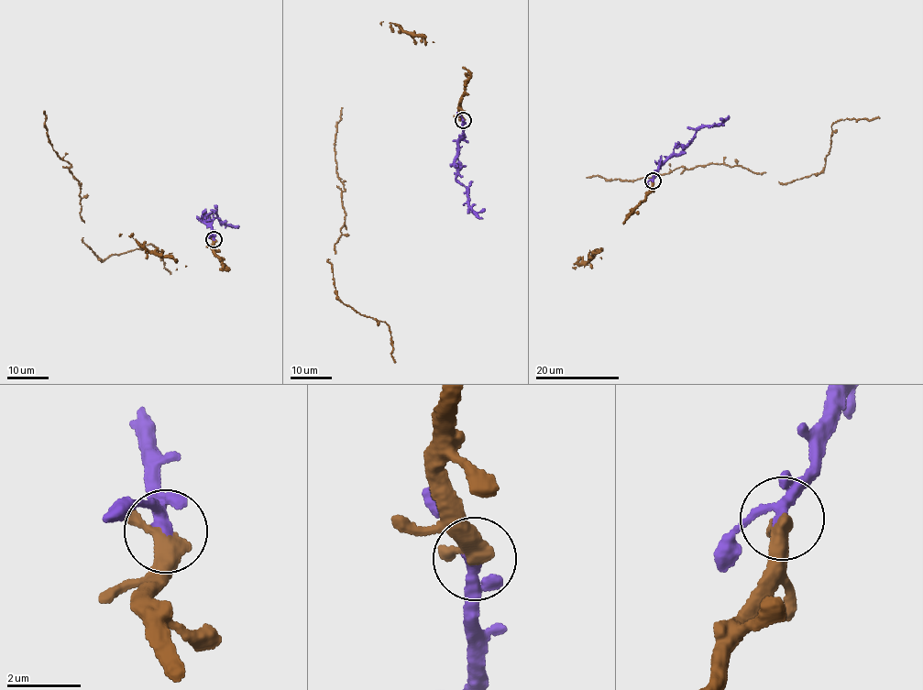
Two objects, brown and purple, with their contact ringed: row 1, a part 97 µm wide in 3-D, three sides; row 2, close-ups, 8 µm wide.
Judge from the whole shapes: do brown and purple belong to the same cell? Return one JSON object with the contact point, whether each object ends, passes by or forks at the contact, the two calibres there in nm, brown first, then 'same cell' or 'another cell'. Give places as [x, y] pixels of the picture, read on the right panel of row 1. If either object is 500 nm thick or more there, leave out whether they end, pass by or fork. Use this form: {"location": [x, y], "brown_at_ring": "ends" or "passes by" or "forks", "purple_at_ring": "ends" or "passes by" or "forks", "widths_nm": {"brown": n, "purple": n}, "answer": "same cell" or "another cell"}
{"location": [653, 180], "brown_at_ring": "passes by", "purple_at_ring": "passes by", "widths_nm": {"brown": 400, "purple": 280}, "answer": "same cell"}

